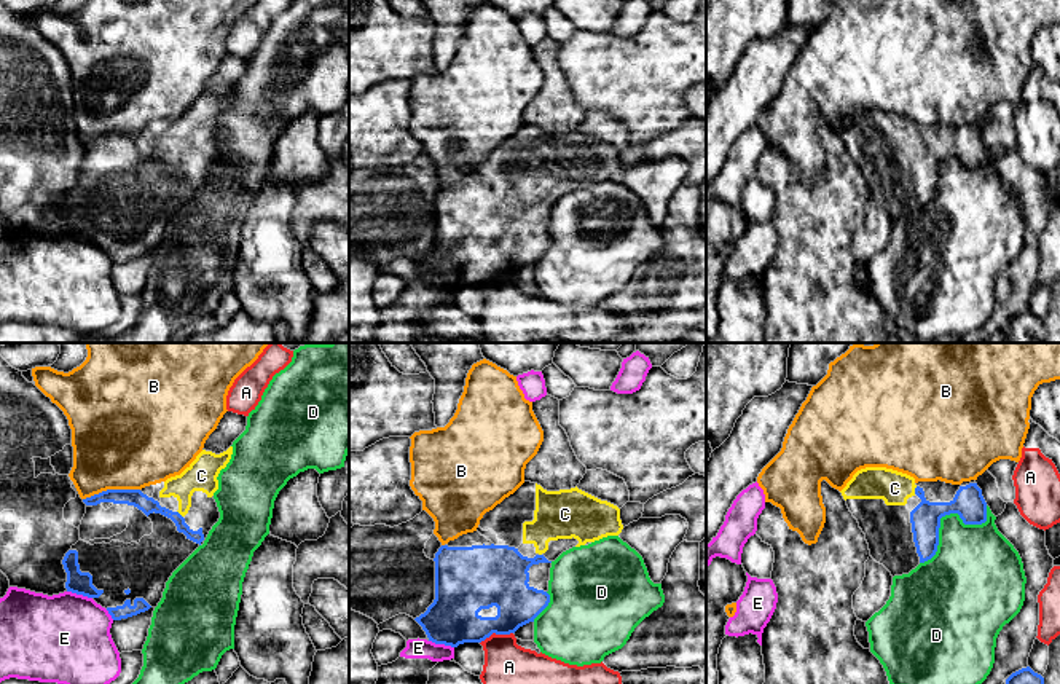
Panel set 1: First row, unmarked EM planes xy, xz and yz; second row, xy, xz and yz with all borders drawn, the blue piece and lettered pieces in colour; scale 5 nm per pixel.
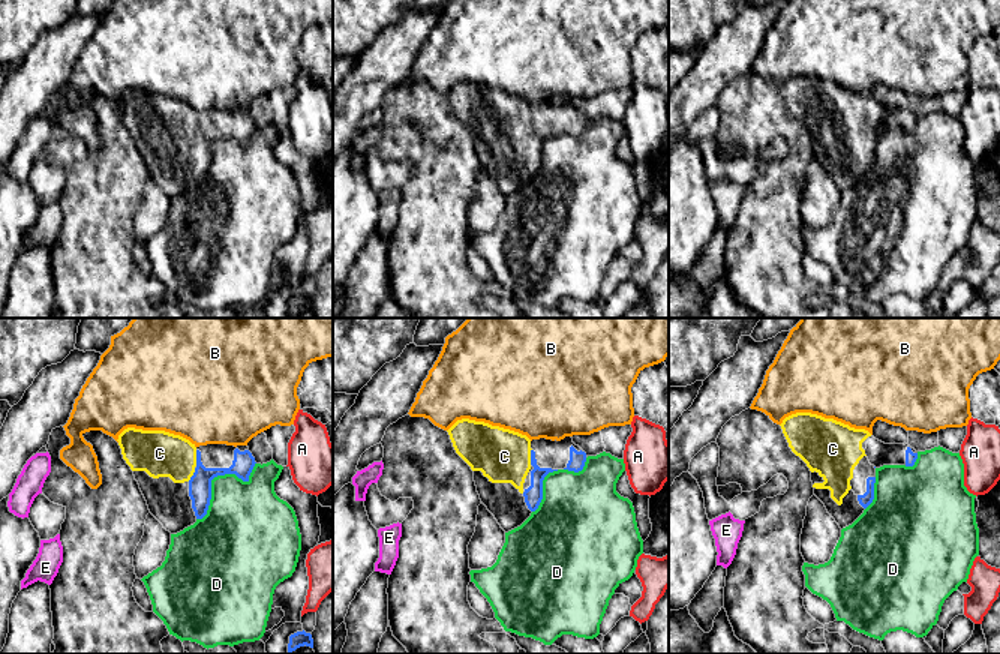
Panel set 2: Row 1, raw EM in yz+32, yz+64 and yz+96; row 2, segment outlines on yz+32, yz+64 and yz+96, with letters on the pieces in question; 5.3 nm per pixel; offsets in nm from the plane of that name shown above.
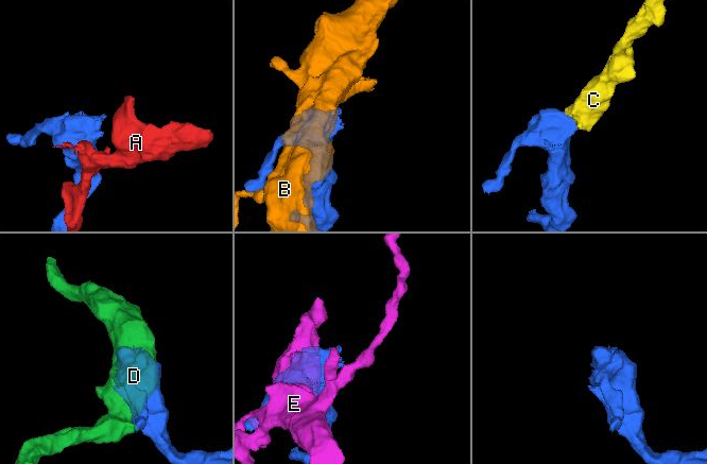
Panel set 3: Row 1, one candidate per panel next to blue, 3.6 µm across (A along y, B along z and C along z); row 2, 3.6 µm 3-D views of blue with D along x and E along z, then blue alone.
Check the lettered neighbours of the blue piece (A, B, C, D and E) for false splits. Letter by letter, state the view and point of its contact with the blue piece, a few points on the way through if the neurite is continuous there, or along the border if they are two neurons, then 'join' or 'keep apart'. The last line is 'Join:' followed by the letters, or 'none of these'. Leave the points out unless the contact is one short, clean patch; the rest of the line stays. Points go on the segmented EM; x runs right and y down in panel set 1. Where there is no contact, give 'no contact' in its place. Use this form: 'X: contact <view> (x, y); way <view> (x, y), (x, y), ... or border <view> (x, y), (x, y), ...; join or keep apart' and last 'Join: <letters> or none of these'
A: contact xz (496, 633); border xz (512, 632), (491, 633), (480, 643); keep apart
B: contact xy (110, 490); keep apart
C: contact yz (915, 490); way yz (925, 518), (923, 498), (915, 490), (895, 488); join
D: contact yz (946, 514); keep apart
E: contact xy (80, 593); keep apart
Join: C

